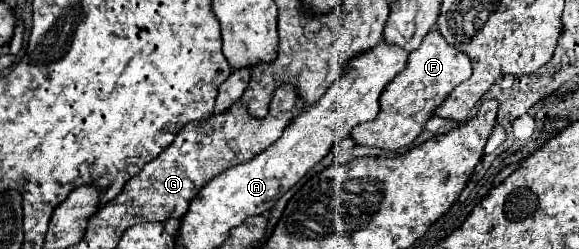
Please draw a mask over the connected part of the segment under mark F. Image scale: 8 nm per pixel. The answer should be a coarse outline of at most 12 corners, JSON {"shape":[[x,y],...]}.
{"shape":[[438,30],[408,56],[380,114],[352,128],[362,146],[412,144],[472,74]]}

